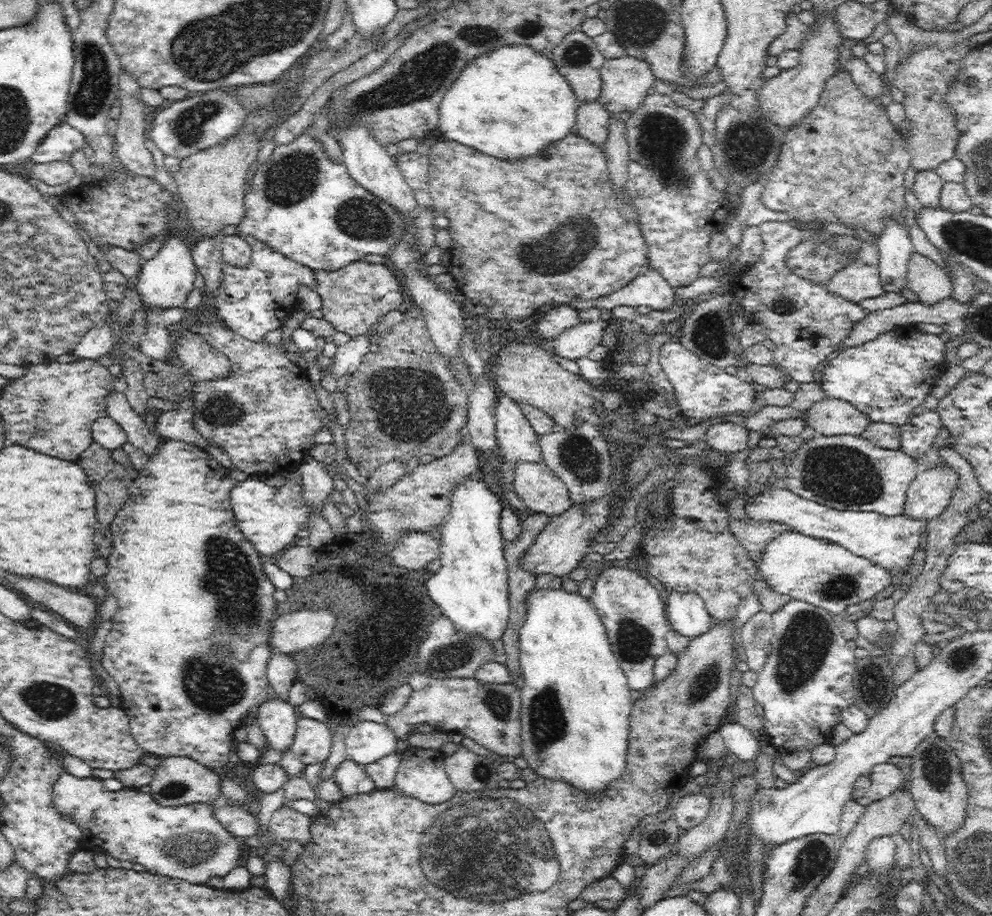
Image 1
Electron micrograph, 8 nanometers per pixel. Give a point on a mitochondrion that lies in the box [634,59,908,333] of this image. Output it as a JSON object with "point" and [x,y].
{"point":[661,141]}

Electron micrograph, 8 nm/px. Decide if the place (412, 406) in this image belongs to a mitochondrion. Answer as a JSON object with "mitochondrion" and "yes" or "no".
{"mitochondrion":"yes"}

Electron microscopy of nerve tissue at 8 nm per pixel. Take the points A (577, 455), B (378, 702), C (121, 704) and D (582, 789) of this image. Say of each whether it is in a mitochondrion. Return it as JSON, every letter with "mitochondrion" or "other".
{"A":"mitochondrion","B":"other","C":"other","D":"other"}

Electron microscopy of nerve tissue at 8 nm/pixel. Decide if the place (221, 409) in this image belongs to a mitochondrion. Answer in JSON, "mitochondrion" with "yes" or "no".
{"mitochondrion":"yes"}

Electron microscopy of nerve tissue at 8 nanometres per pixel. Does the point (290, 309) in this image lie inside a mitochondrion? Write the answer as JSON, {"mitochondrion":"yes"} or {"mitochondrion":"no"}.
{"mitochondrion":"no"}

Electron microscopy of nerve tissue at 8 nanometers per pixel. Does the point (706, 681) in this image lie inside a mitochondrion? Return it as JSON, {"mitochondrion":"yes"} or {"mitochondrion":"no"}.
{"mitochondrion":"yes"}

